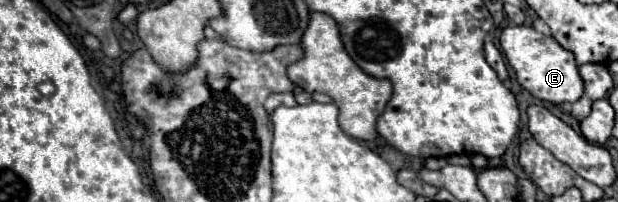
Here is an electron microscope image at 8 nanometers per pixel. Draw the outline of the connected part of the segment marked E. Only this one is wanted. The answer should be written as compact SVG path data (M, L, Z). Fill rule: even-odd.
M509 25L501 33L501 51L515 69L517 81L537 99L549 103L575 103L583 93L583 81L573 53L561 47L553 37L543 37L533 27Z

